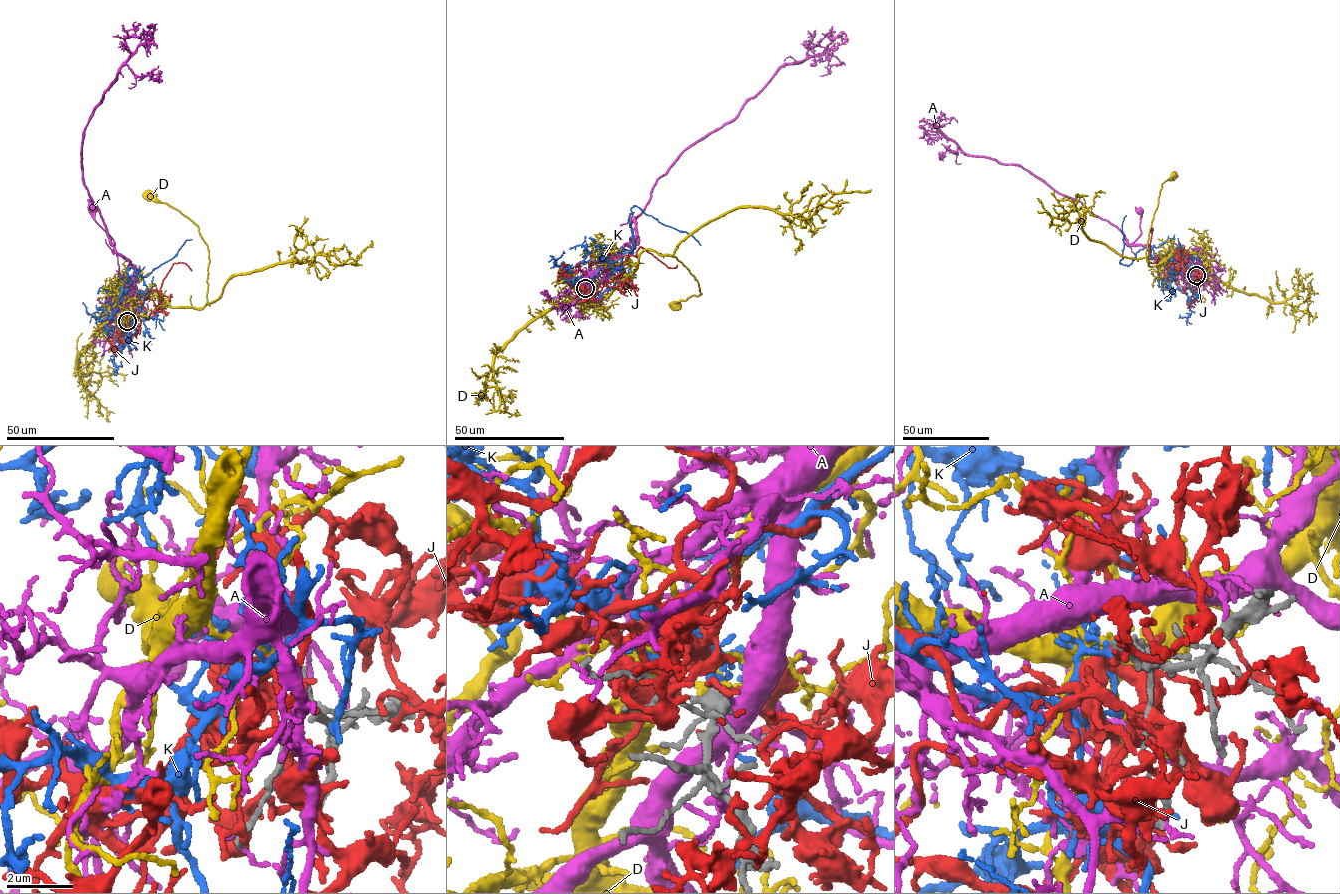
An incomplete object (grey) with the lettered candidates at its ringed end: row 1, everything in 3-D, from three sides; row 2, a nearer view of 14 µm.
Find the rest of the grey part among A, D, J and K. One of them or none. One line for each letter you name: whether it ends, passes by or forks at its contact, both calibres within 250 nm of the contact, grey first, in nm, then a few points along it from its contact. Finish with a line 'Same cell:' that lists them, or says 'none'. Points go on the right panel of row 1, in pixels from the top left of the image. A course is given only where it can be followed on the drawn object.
D: It passes by. Thickness 340 nm (grey) against 140 nm. Its course: (1196, 276), (1205, 271), (1206, 262), (1195, 254), (1171, 254), (1152, 267), (1147, 260), (1162, 184), (1174, 176)
Same cell: D

